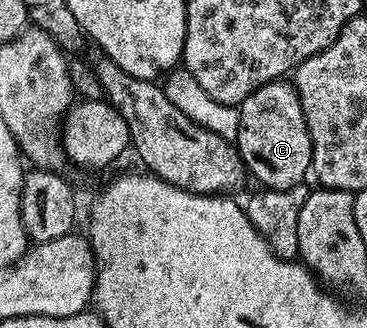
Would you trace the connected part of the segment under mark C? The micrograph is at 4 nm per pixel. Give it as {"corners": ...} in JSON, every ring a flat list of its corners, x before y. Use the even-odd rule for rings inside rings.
{"corners":[[251,91,251,95,247,95,247,99,241,102,237,114,239,115,239,127,235,144,248,176,252,180,254,177,255,180,261,181,257,183,267,189,290,189,302,184,306,180,305,176,307,178,310,176,313,144,305,122,305,109,301,106,297,93,294,97,263,97,263,95,255,95,255,91]]}

